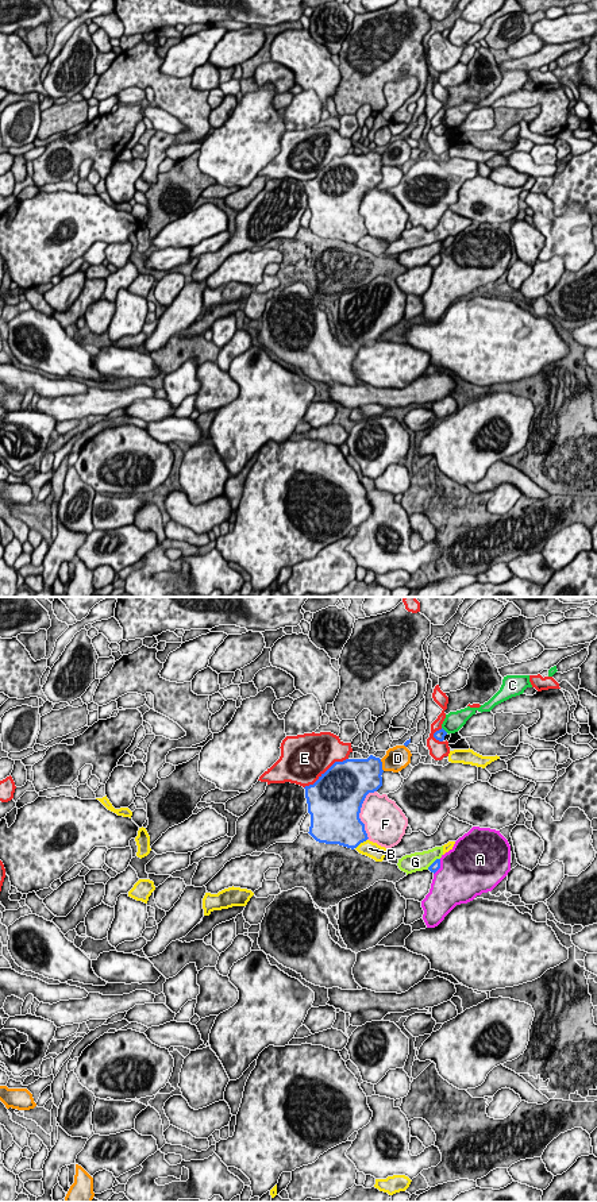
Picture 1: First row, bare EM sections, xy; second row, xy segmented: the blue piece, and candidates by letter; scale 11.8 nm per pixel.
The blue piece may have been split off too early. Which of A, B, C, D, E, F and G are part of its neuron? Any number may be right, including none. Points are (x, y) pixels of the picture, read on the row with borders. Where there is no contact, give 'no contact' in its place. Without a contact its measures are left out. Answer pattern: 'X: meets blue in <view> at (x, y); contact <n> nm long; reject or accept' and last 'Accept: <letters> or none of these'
A: meets blue in xy at (439, 867); contact 200 nm long; reject
B: meets blue in xy at (361, 842); contact 190 nm long; reject
C: meets blue in xy at (443, 729); contact 110 nm long; reject
D: meets blue in xy at (381, 765); contact 150 nm long; reject
E: meets blue in xy at (327, 770); contact 650 nm long; reject
F: meets blue in xy at (359, 812); contact 600 nm long; reject
G: meets blue in xy at (432, 863); contact 200 nm long; reject
Accept: none of these

